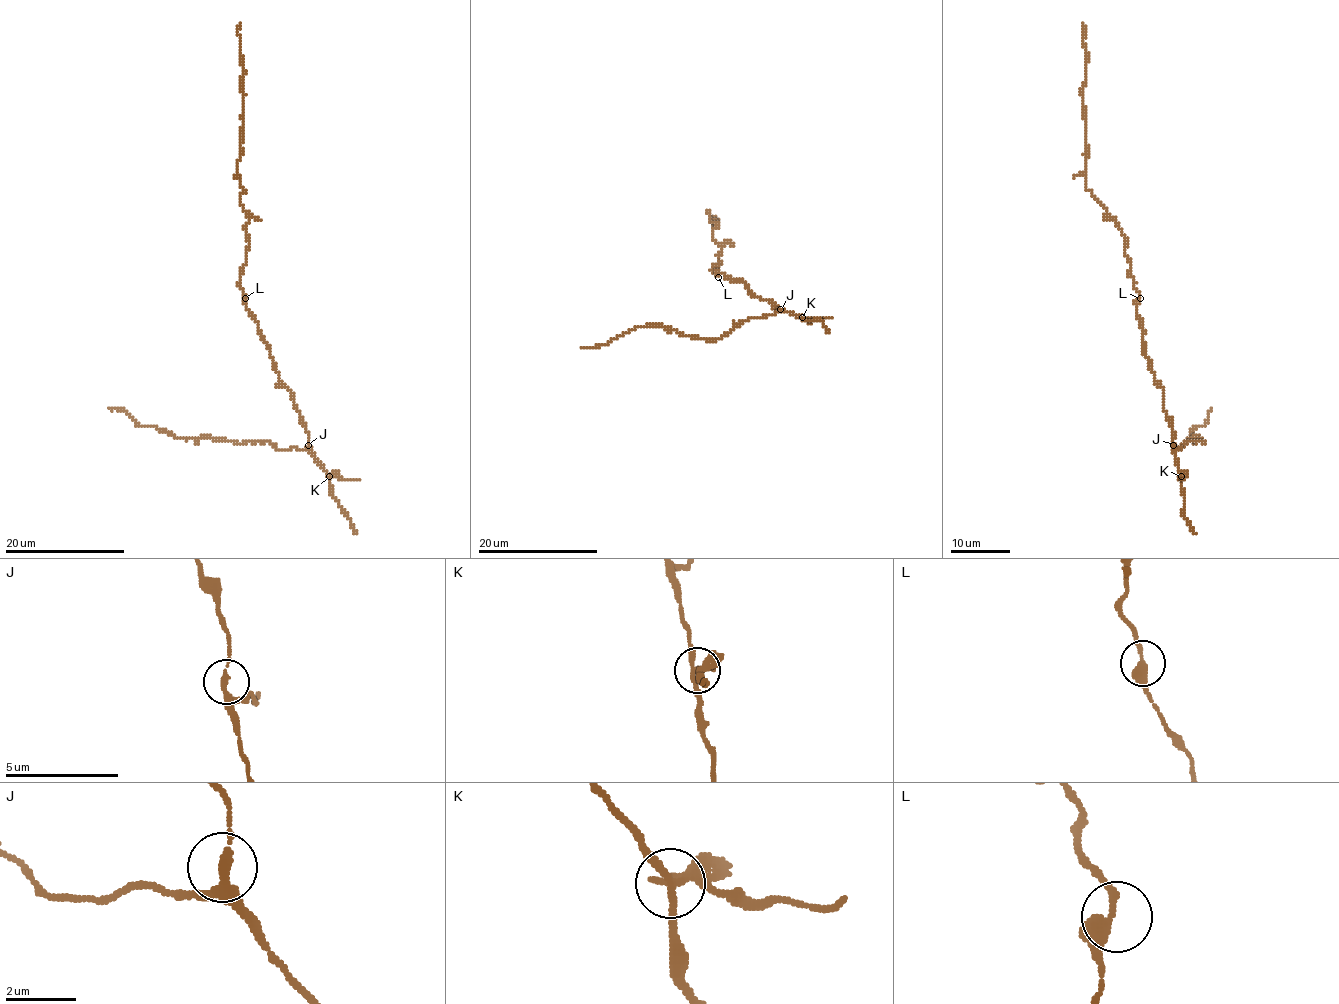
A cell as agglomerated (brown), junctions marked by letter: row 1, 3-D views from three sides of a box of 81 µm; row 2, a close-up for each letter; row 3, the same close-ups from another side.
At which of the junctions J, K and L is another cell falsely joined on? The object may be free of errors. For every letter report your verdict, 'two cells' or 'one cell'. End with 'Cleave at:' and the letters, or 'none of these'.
J: one cell
K: two cells
L: one cell
Cleave at: K

